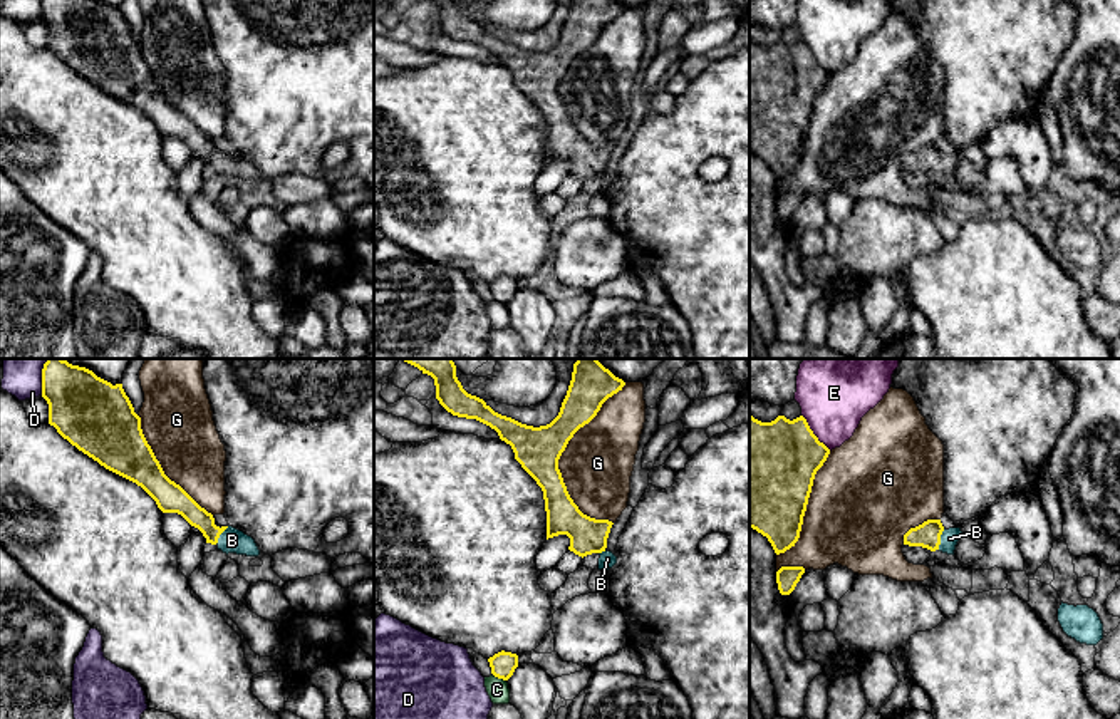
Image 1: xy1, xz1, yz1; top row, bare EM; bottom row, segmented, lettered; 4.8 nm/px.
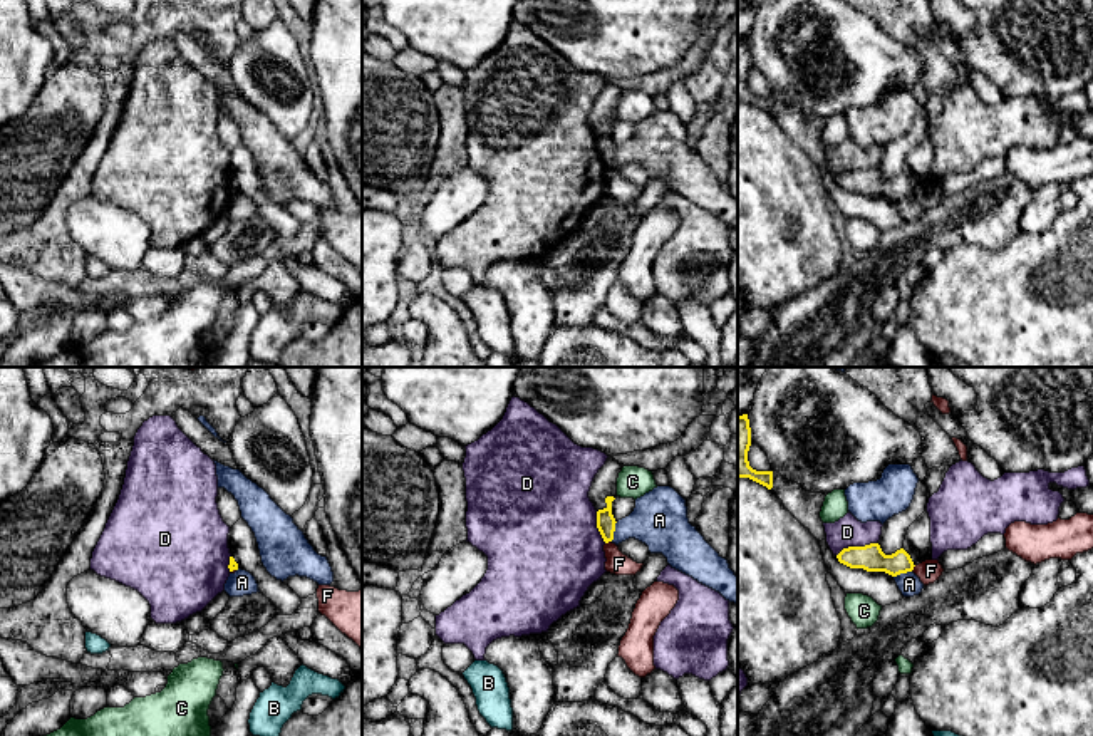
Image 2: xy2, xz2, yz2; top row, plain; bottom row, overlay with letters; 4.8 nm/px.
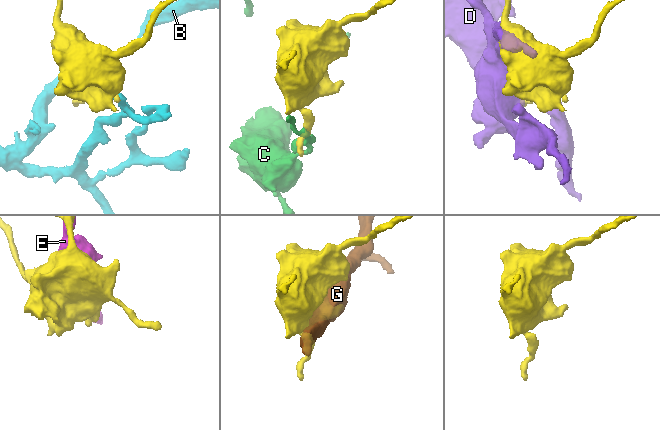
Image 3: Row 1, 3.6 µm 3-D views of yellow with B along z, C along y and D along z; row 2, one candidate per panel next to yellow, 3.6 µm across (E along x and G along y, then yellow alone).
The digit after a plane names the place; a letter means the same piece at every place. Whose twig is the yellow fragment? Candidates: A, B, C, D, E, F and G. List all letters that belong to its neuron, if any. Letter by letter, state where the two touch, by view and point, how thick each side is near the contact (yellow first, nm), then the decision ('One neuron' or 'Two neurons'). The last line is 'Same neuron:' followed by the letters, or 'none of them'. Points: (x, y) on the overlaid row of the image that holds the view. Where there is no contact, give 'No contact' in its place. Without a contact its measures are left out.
A: Touches yellow at xz2 (612, 532). Thickness 90 nm (yellow) against 260 nm. Two neurons
B: Touches yellow at yz1 (939, 538). Thickness 130 nm (yellow) against 90 nm. One neuron
C: Touches yellow at xz1 (500, 677). Thickness 120 nm (yellow) against 100 nm. Two neurons
D: Touches yellow at yz2 (855, 547). Thickness 130 nm (yellow) against 140 nm. Two neurons
E: Touches yellow at yz1 (812, 433). Thickness 420 nm (yellow) against 380 nm. Two neurons
F: Touches yellow at xz2 (607, 542). Thickness 90 nm (yellow) against 110 nm. Two neurons
G: Touches yellow at xz1 (557, 461). Thickness 220 nm (yellow) against 340 nm. Two neurons
Same neuron: B

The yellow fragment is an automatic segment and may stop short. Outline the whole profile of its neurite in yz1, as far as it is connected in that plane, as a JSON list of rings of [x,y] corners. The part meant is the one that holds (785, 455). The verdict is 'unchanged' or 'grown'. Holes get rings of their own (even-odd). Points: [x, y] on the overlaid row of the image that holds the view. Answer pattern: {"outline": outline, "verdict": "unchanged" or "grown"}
{"outline": [[[749,414],[749,528],[766,536],[776,555],[798,541],[815,474],[828,454],[803,416],[761,422]]], "verdict": "unchanged"}

